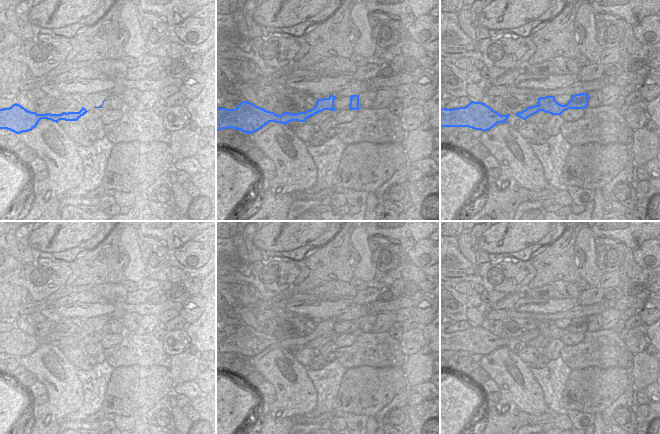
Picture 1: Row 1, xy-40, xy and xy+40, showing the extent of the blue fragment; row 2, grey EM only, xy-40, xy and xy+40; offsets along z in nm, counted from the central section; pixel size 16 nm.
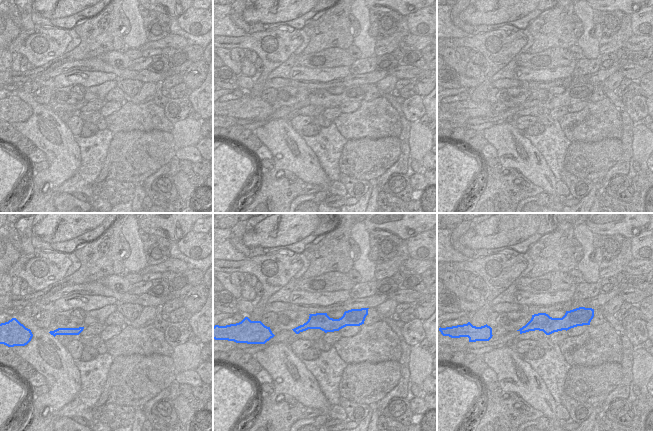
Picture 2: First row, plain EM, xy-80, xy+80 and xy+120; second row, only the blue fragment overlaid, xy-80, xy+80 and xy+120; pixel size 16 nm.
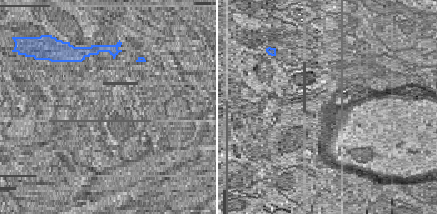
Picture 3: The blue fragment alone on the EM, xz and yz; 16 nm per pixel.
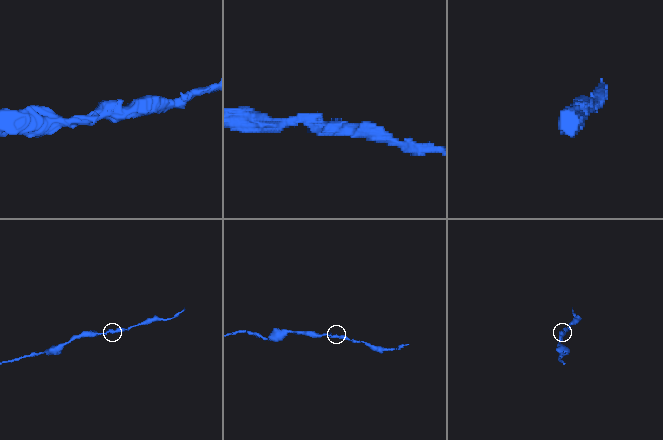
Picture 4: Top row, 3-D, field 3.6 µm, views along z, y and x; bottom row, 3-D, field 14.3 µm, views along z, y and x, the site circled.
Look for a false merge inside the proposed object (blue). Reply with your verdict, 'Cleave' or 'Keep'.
Keep

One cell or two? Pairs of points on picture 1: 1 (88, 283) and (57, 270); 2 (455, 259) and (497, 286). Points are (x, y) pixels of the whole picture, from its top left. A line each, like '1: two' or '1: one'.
1: two
2: two

